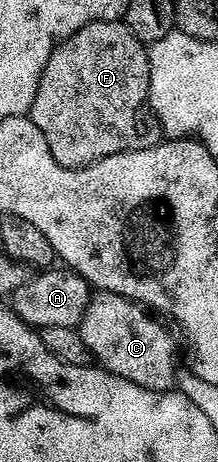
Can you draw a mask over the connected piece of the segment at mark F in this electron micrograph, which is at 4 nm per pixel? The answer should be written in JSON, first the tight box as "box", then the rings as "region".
{"box":[29,22,161,167],"region":[[[126,22],[90,23],[55,44],[41,73],[41,81],[37,85],[29,117],[45,136],[45,145],[49,145],[49,153],[63,167],[87,167],[98,159],[122,151],[136,151],[156,142],[161,128],[158,122],[149,118],[147,94],[150,80],[151,57],[148,48],[127,28]]]}

